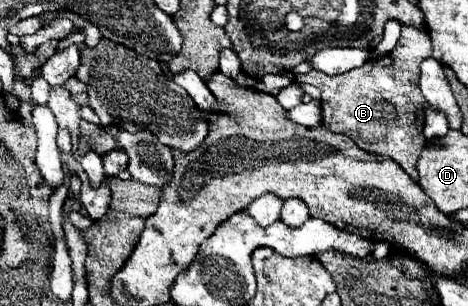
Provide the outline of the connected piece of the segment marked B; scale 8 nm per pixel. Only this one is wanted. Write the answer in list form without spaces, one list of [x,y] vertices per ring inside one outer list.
[[[401,27],[401,39],[397,47],[381,57],[369,59],[363,67],[347,71],[343,75],[323,75],[321,71],[309,71],[295,75],[295,81],[315,85],[321,91],[323,125],[335,133],[349,135],[359,147],[375,155],[391,157],[397,161],[411,179],[417,181],[417,157],[423,151],[425,135],[425,99],[419,91],[419,65],[431,57],[431,39],[427,39],[425,27]]]

